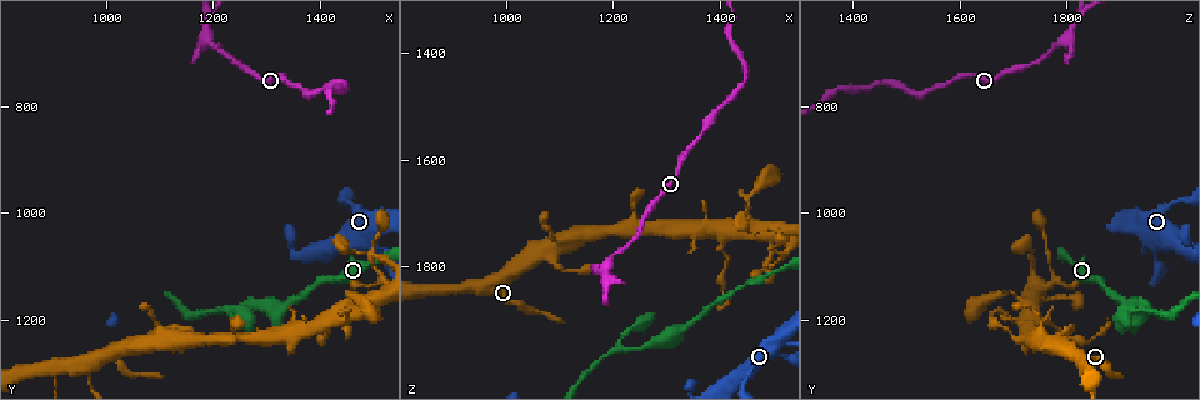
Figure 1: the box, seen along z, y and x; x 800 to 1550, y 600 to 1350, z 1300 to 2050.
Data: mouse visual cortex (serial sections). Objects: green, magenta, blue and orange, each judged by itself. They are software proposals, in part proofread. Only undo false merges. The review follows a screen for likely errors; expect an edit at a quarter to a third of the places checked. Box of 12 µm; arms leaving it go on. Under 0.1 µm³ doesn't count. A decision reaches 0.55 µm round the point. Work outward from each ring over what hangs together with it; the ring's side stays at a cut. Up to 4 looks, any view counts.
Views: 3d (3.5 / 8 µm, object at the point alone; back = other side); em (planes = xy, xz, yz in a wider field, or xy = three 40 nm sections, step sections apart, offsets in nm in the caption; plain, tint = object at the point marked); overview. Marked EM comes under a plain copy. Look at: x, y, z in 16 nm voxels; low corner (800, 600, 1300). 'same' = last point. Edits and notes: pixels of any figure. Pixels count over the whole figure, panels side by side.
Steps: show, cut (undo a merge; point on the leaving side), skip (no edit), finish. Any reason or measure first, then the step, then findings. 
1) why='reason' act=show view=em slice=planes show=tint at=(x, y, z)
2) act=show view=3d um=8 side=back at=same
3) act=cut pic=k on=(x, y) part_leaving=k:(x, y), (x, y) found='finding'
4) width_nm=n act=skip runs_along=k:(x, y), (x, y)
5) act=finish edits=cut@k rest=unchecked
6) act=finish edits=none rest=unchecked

why='thick turns thin' act=show view=3d um=3.5 at=(1515, 1065, 1950)

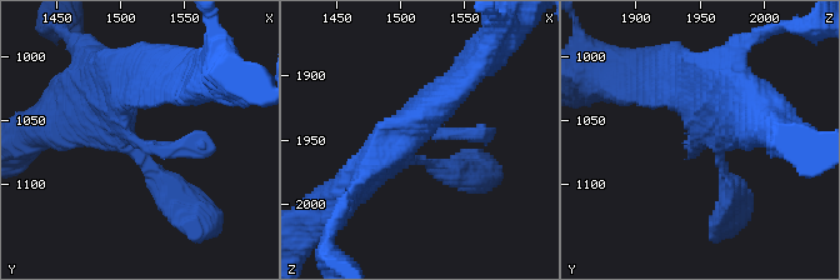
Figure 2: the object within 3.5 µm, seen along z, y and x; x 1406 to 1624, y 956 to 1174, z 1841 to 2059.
why='shape alone is not enough' act=show view=em slice=xy step=5 show=tint at=(1508, 1064, 1946)

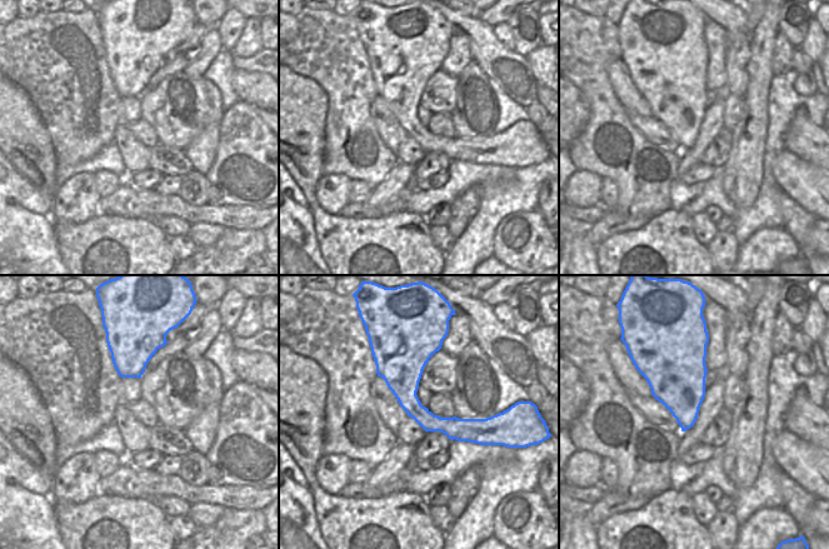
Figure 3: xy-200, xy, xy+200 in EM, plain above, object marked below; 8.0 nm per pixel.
act=skip runs_along=2:(86, 84), (136, 141), (175, 149), (183, 138) found='one cell here'

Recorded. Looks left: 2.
why='two arms in line, one across' act=show view=3d um=3.5 at=(1215, 1180, 1955)

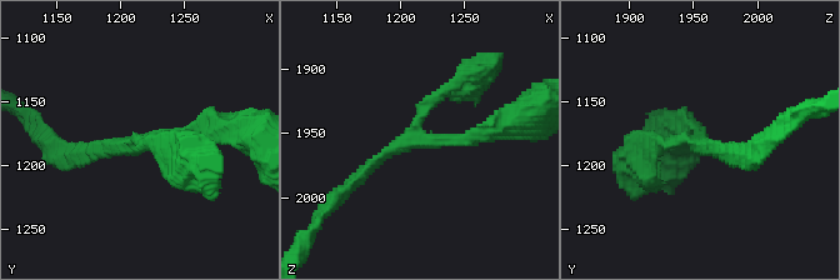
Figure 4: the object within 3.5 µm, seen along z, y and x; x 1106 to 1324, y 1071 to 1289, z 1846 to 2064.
why='now the EM' act=show view=em slice=planes show=tint at=(1218, 1182, 1954)

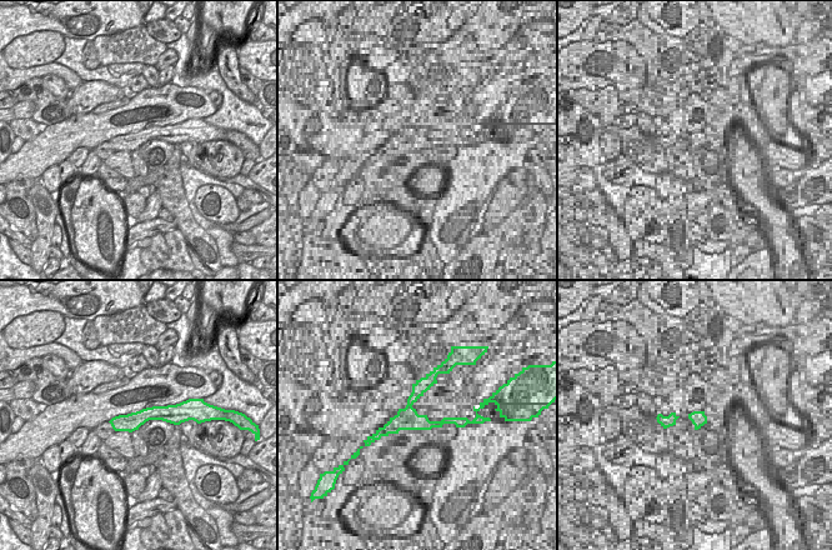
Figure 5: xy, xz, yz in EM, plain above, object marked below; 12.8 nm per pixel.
arms=3 arm_widths_nm=150,200,250 act=skip runs_along=4:(505, 121), (424, 141), (416, 119), (459, 78) found='continuous, no second cell'

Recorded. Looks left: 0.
act=finish edits=none rest=unchecked

